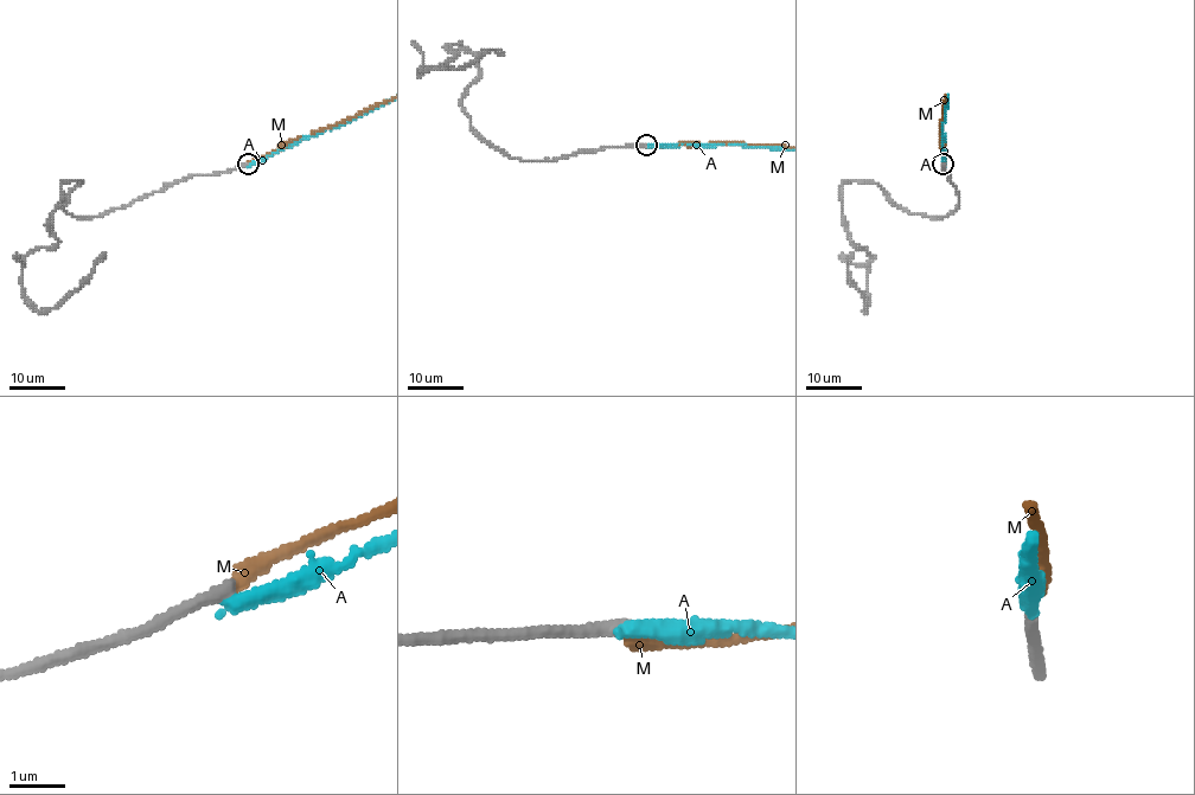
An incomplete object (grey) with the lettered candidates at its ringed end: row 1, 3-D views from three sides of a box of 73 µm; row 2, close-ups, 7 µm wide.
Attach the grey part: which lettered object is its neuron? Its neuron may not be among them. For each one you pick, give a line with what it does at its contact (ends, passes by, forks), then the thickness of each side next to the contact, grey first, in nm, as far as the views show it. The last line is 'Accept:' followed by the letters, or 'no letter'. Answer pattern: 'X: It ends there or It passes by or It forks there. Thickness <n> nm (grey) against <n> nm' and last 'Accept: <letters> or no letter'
Accept: no letter

